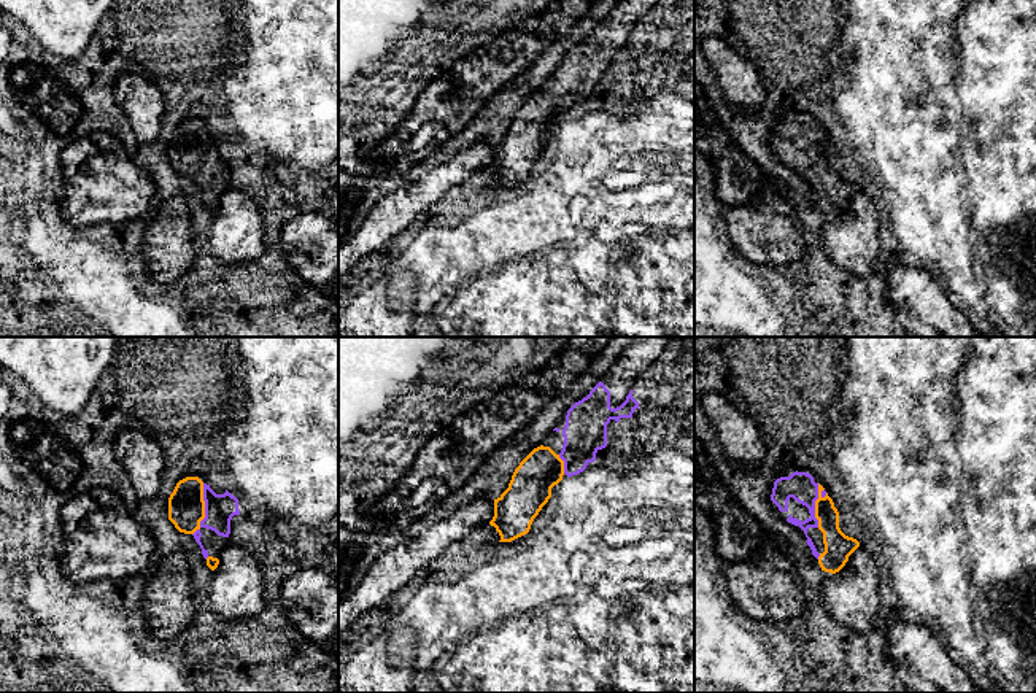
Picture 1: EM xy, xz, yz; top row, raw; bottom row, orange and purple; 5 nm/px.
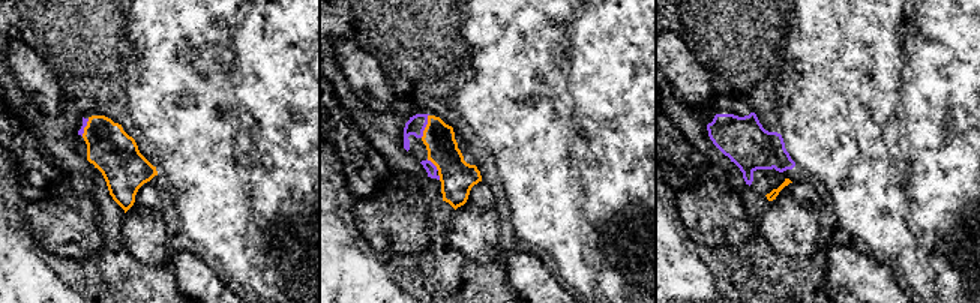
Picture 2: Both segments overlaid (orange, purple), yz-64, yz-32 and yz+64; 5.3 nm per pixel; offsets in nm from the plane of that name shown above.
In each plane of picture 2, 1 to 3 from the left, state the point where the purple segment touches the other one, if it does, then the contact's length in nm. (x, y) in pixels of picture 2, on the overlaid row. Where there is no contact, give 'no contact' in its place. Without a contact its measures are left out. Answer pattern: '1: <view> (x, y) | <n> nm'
1: yz-64 (84, 128) | 100 nm
2: yz-32 (426, 126) | 130 nm
3: no contact

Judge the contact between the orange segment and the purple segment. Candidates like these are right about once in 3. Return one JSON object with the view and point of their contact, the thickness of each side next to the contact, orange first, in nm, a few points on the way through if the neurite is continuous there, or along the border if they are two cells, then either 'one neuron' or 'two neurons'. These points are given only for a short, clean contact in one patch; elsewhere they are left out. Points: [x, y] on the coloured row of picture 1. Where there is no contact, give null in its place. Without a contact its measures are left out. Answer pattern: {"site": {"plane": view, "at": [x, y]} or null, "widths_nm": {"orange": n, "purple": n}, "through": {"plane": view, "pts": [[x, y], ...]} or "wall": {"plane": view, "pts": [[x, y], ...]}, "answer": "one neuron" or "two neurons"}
{"site": {"plane": "yz", "at": [815, 506]}, "widths_nm": {"orange": 140, "purple": 140}, "through": {"plane": "yz", "pts": [[838, 547], [827, 518], [815, 506], [800, 485]]}, "answer": "one neuron"}

